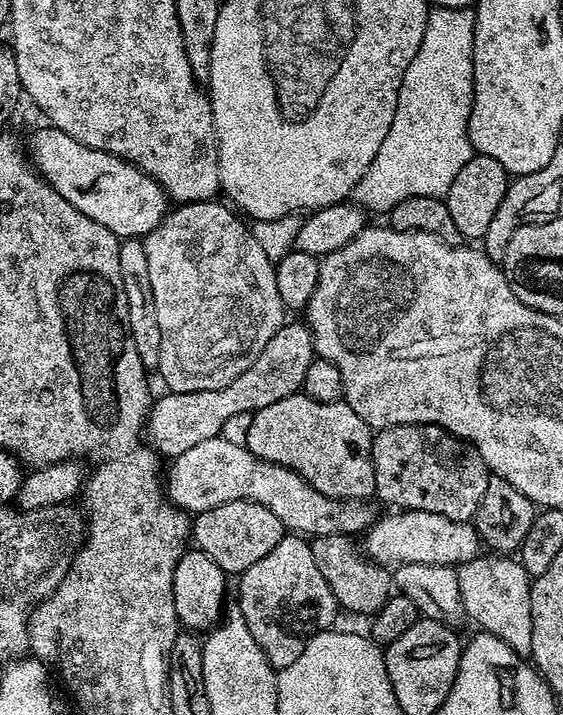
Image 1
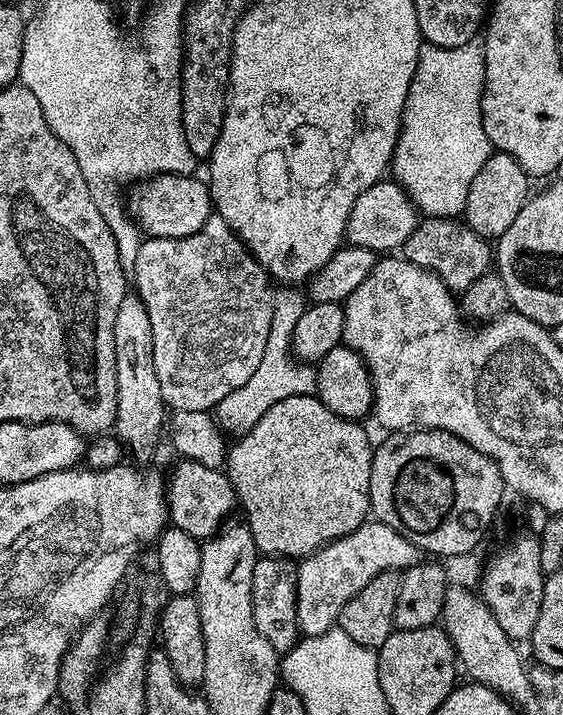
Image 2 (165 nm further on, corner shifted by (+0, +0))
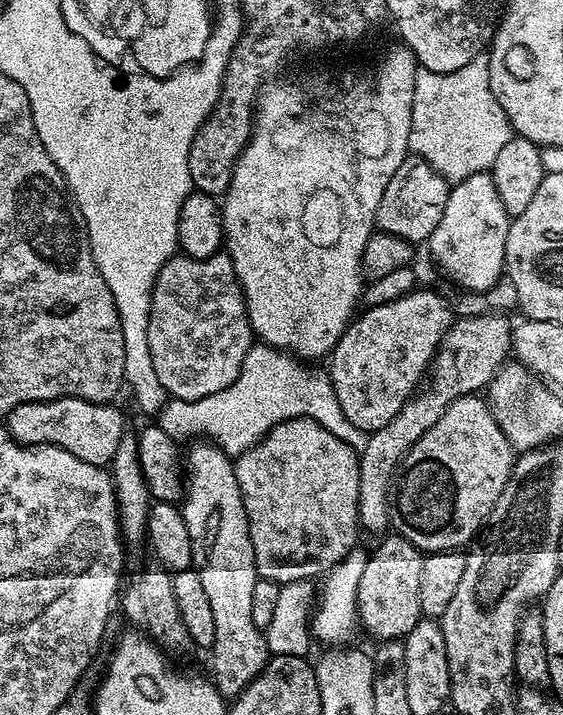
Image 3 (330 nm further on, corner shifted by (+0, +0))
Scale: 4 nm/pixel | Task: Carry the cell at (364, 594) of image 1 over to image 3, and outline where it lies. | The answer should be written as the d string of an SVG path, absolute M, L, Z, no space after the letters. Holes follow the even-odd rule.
M395 534L385 535L380 542L376 549L371 549L366 566L362 570L362 579L358 582L358 624L363 631L365 628L373 636L373 641L403 641L422 618L418 589L425 553L406 538Z

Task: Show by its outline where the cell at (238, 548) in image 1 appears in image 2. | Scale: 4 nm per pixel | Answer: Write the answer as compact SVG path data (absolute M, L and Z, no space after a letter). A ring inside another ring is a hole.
M183 458L175 462L177 464L172 468L172 480L170 476L166 484L168 519L171 527L186 530L190 538L203 542L215 536L231 517L228 515L237 511L236 491L227 475L219 468L202 466L202 462Z

